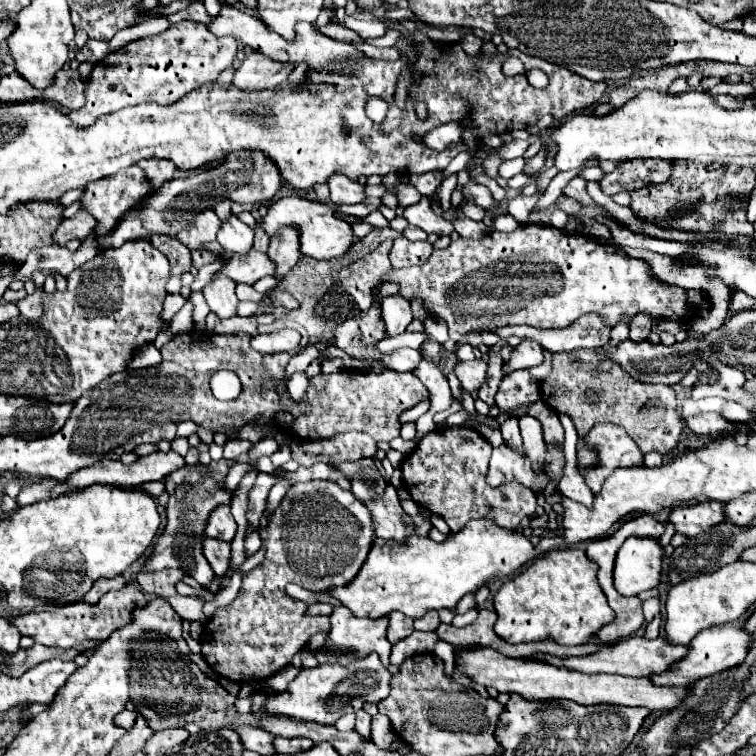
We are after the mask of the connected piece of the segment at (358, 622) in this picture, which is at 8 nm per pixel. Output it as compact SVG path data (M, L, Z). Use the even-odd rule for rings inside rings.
M334 605L332 607L332 613L330 613L330 631L328 631L328 637L326 637L326 645L328 649L322 649L320 651L312 651L307 647L304 652L311 653L320 663L324 661L330 661L332 657L348 657L348 663L354 663L356 659L362 659L370 653L378 653L380 655L380 661L384 665L390 665L388 657L390 657L390 649L392 645L388 643L386 639L386 627L388 627L388 617L382 617L382 619L358 619L354 617L346 607L342 605ZM342 651L342 653L338 653Z

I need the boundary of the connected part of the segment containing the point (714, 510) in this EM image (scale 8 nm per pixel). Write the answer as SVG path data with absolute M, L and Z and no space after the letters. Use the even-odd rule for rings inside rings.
M716 501L698 503L698 505L684 505L672 509L668 521L674 525L676 533L682 533L684 537L696 537L700 533L706 533L714 525L722 523L724 505Z

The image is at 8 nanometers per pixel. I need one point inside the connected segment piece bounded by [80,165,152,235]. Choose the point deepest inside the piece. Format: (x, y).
(107, 200)

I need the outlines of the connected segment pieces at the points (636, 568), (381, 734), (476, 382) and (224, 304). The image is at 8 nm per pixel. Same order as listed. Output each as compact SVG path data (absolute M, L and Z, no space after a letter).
M630 537L624 541L614 563L614 587L620 595L632 597L648 591L660 581L662 547L656 539Z
M374 715L372 717L372 741L382 747L382 749L388 749L390 743L394 741L394 731L390 727L390 719L386 719L386 715Z
M474 359L474 361L464 361L454 367L456 377L460 379L464 391L470 395L476 393L488 379L488 361L484 359Z
M214 275L212 283L204 287L204 299L208 307L220 317L220 319L230 319L236 315L238 307L238 297L234 293L234 281L230 281L224 275Z

